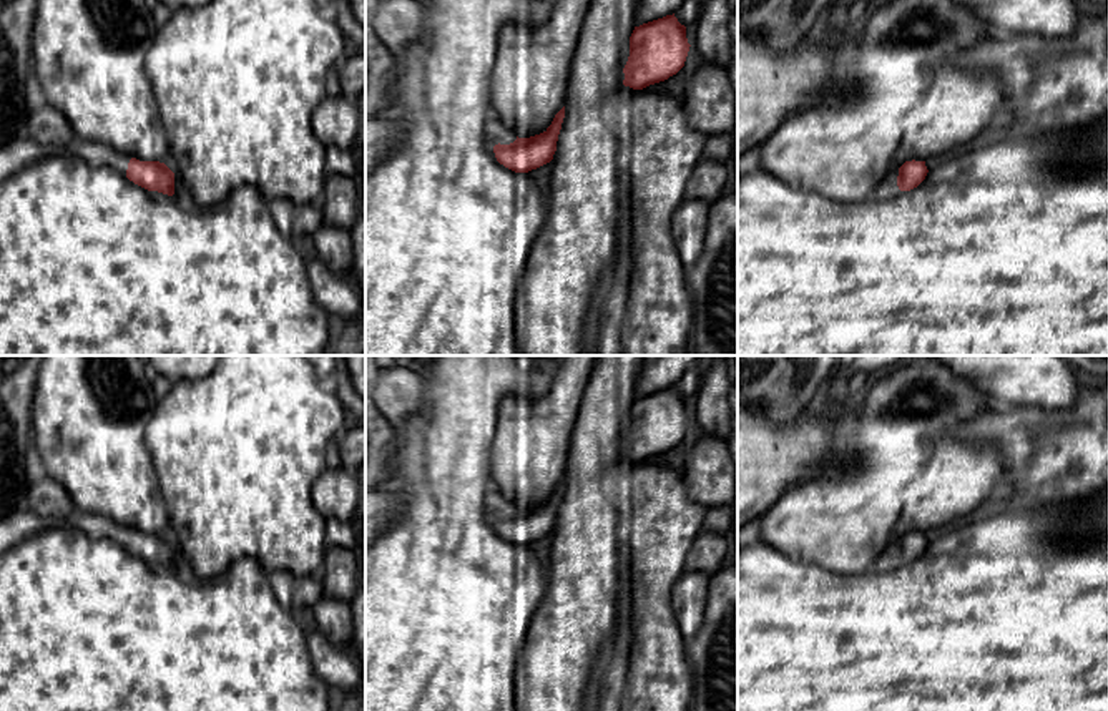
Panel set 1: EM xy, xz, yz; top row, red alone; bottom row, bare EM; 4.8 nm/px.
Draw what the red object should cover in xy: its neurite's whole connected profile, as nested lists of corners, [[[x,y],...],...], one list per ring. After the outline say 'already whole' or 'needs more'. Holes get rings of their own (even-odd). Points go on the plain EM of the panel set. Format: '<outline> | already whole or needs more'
[[[27,507],[10,513],[0,520],[0,553],[55,525],[78,528],[91,538],[111,538],[148,563],[174,566],[174,545],[164,535],[140,533],[108,517],[81,510],[75,510],[68,518],[43,518]]] | needs more

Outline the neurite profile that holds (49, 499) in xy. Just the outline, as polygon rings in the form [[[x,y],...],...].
[[[48,475],[30,483],[25,507],[43,518],[68,518],[76,510],[66,488]]]

